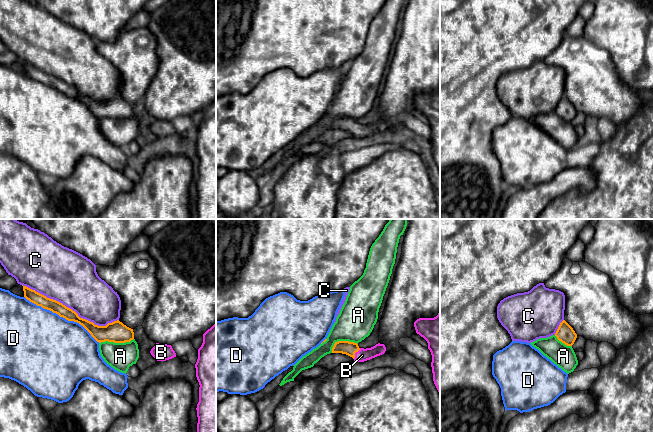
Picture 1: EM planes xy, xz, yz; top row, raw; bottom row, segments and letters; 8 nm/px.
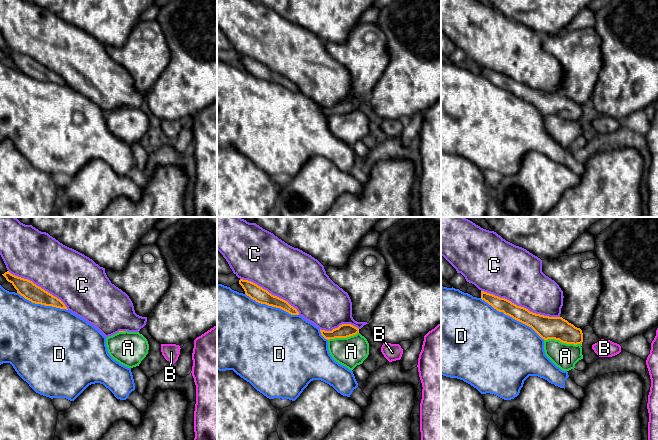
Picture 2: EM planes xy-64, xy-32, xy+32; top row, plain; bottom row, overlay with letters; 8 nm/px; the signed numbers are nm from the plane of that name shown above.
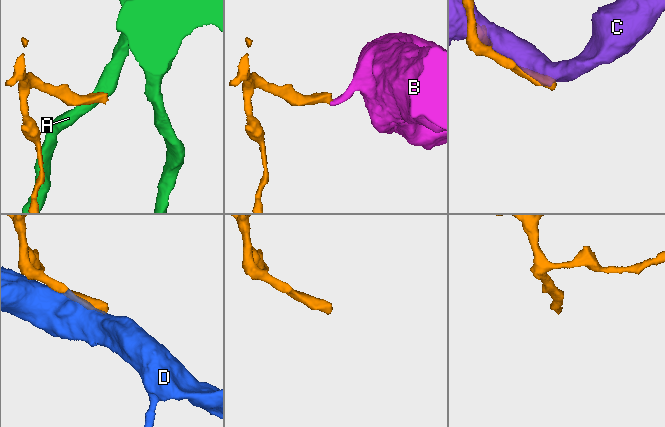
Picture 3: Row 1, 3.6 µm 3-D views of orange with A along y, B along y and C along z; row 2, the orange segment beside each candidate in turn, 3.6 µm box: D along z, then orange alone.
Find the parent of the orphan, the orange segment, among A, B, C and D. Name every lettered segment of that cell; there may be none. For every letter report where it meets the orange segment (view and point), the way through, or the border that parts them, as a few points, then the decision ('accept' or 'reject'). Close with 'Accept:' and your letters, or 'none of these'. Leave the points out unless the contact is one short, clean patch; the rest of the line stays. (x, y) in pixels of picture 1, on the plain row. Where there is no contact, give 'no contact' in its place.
A: meets orange in xy at (116, 118); border along xy (133, 114), (124, 118), (101, 117), (99, 119); reject
B: meets orange in xz at (355, 128); runs through xz (345, 123), (355, 128), (362, 131); accept
C: meets orange in xy at (69, 84); reject
D: meets orange in xy at (62, 92); reject
Accept: B

